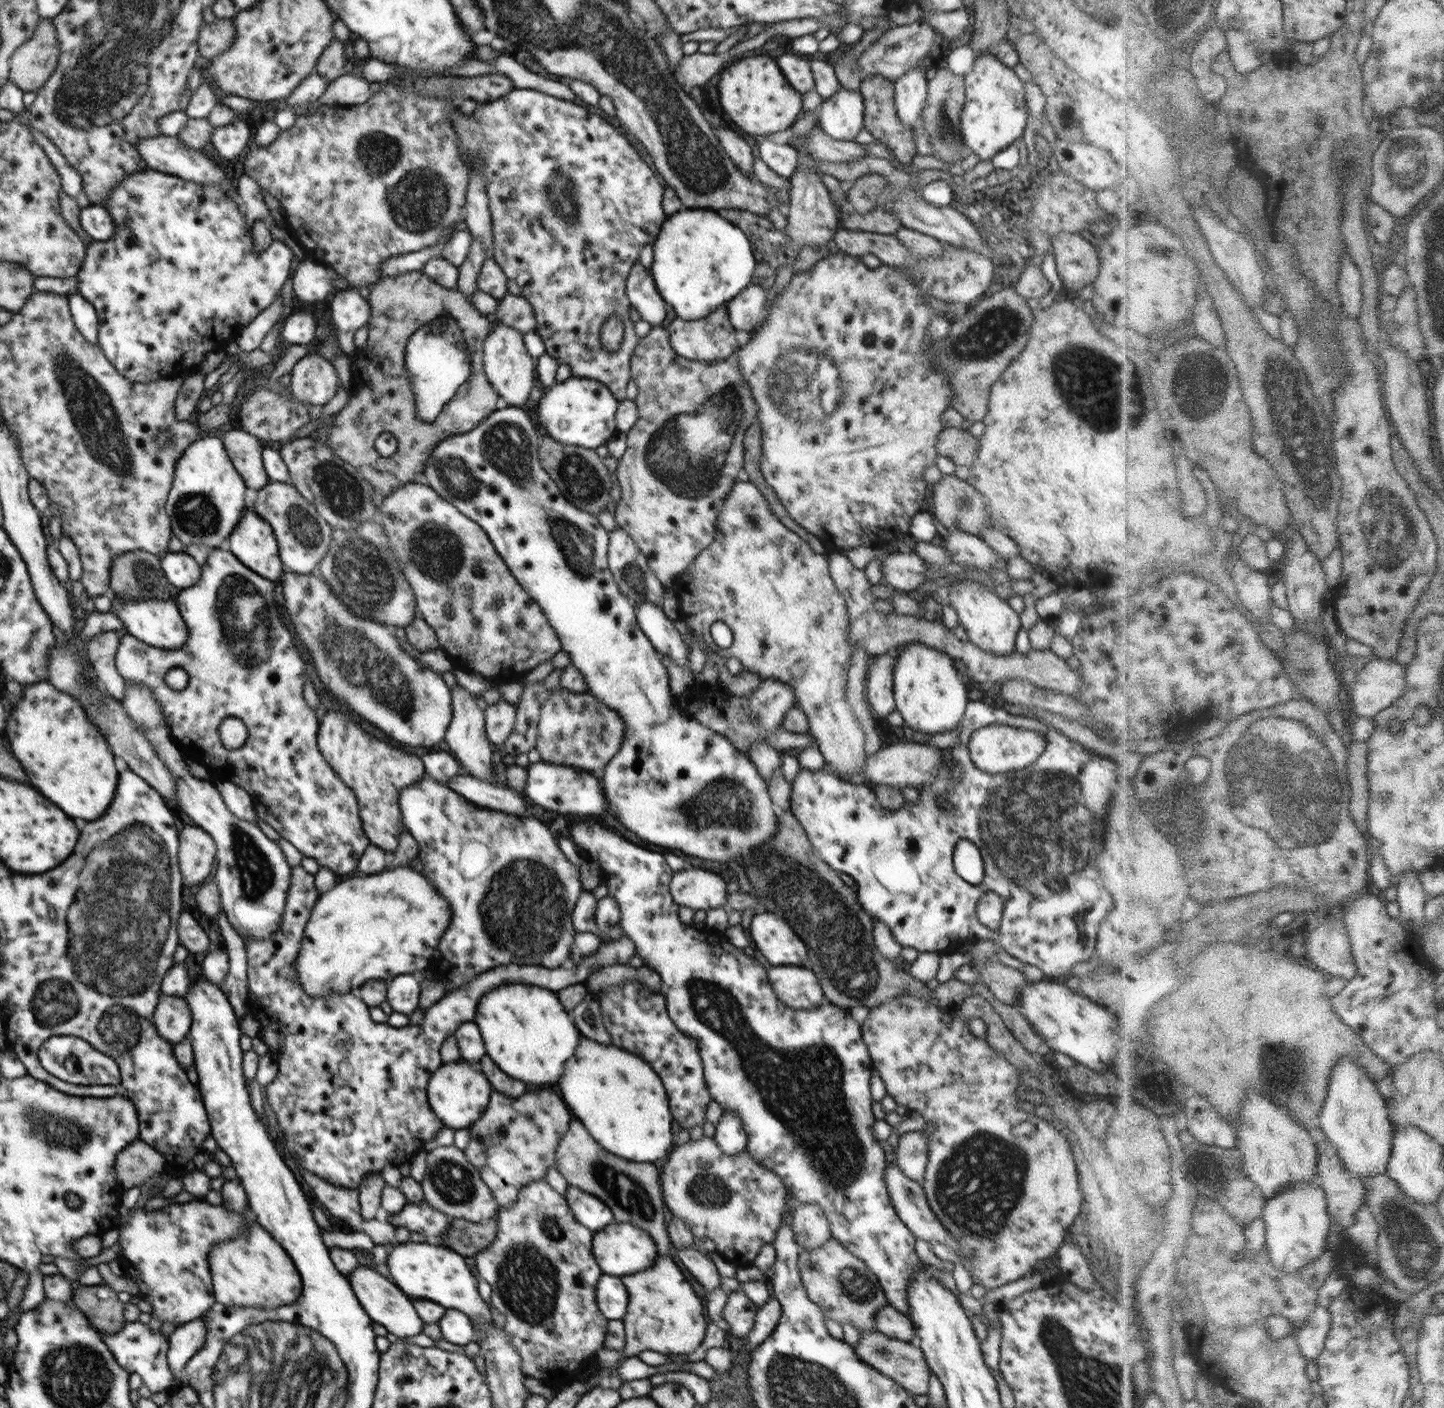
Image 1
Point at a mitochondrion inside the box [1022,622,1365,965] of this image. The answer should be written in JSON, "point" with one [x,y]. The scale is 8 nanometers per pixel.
{"point":[1312,810]}

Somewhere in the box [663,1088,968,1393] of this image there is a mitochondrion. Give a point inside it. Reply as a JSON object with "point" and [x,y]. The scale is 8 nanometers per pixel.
{"point":[708,1191]}

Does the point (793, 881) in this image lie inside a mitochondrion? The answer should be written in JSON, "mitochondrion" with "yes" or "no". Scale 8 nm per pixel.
{"mitochondrion":"yes"}

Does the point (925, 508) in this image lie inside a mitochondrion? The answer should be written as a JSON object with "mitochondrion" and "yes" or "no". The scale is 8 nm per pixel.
{"mitochondrion":"no"}

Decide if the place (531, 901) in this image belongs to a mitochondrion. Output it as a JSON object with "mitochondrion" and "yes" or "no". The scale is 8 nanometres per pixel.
{"mitochondrion":"yes"}

